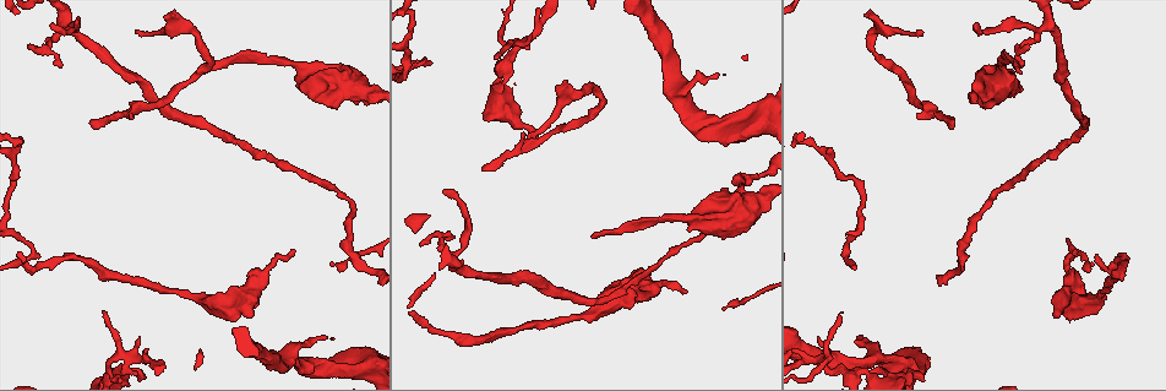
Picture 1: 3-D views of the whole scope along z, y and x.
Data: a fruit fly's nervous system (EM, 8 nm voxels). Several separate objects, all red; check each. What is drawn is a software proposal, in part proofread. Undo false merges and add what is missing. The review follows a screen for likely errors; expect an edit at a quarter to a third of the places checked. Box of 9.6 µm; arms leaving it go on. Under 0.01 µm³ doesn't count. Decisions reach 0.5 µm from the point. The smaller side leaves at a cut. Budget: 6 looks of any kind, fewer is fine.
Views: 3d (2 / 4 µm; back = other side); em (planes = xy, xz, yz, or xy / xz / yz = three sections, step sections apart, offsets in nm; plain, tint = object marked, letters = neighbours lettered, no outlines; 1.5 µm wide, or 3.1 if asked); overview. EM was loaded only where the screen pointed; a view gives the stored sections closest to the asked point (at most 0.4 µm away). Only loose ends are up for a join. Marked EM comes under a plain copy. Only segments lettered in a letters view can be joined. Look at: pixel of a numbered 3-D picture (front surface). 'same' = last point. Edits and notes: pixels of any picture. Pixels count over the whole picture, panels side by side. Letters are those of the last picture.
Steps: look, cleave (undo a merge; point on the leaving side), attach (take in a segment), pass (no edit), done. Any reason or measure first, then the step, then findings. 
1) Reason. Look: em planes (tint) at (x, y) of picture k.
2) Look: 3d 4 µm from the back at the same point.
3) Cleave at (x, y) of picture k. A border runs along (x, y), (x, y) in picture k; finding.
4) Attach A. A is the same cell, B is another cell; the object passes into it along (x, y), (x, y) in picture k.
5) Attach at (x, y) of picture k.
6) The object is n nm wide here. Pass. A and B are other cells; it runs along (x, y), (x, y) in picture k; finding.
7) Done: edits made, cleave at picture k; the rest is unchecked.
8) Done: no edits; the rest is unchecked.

Branch stops here. Look: em planes (tint) at (840, 317) of picture 1.

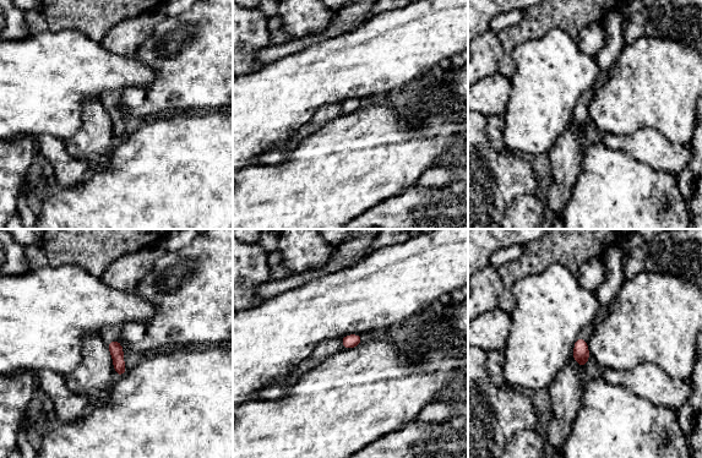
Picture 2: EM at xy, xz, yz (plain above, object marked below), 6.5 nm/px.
See the neighbours. Look: em planes (letters) at the same point.

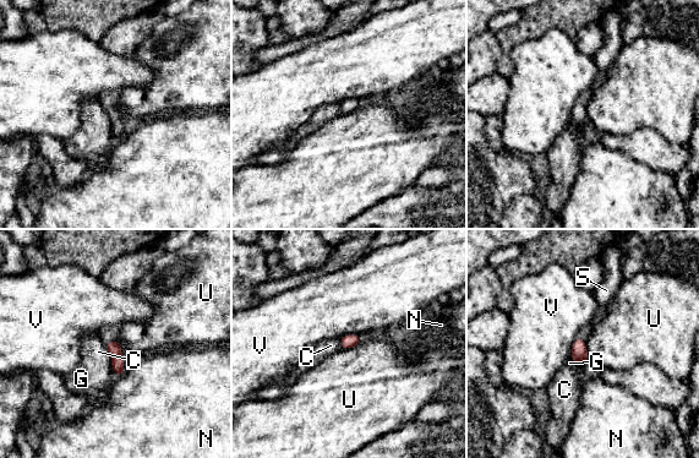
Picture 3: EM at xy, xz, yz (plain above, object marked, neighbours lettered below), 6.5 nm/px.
Attach S. S is the same cell, C, G, N, U and V are other cells; the object passes into it along (115, 352), (110, 341), (105, 334) in picture 3; it goes on there.

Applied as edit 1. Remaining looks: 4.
Tapers out. Look: em planes (tint) at (976, 24) of picture 1.

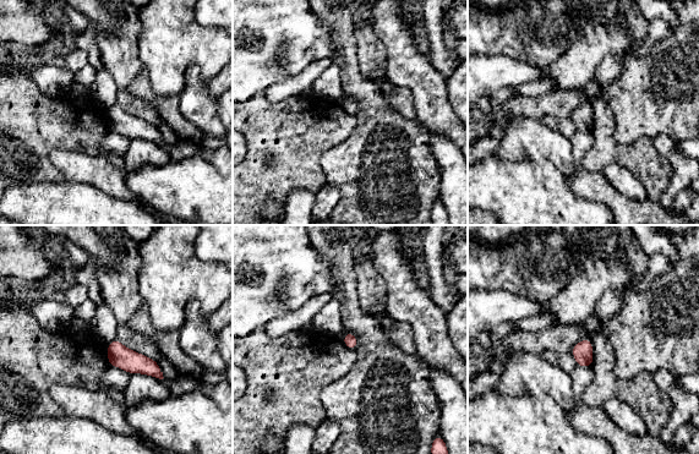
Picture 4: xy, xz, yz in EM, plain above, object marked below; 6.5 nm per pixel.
Look: em planes (letters) at the same point.

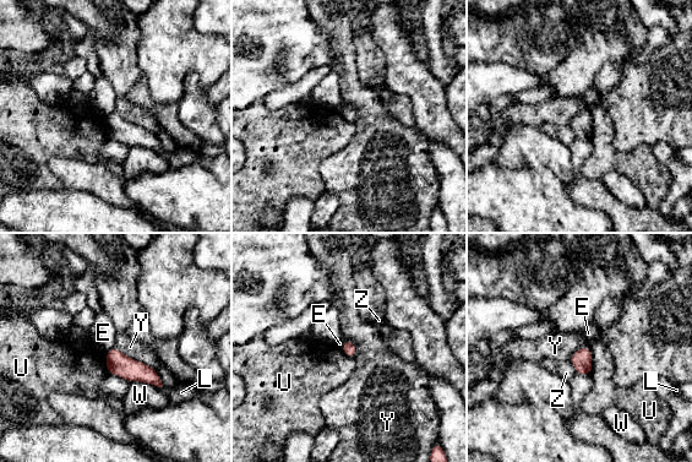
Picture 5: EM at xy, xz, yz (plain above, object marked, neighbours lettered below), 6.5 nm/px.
The object is 90 nm wide here. Pass. E, L, U, W, Y and Z are other cells; it runs along (109, 354), (158, 382) in picture 5; no lettered segment goes on from it.

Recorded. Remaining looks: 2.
Done: edits made, attach at picture 3; the rest is unchecked.

